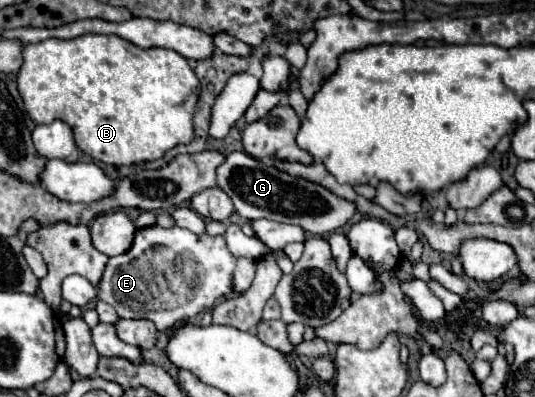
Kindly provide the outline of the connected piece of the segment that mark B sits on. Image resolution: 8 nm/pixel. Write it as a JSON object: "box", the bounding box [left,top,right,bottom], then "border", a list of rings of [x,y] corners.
{"box":[17,35,199,165],"border":[[[81,35],[69,41],[63,39],[45,39],[41,43],[29,43],[23,47],[23,65],[17,73],[17,89],[19,95],[23,99],[25,111],[29,113],[29,117],[35,123],[53,123],[57,119],[65,121],[73,133],[75,133],[75,145],[91,155],[95,161],[103,161],[109,165],[133,165],[133,163],[141,163],[141,161],[151,161],[151,159],[159,159],[163,157],[165,151],[173,149],[179,143],[187,143],[191,141],[191,113],[195,109],[195,97],[199,95],[199,79],[195,77],[195,73],[191,71],[191,67],[187,65],[187,59],[181,57],[177,51],[173,49],[163,49],[163,47],[151,47],[151,49],[141,49],[117,35]]]}

